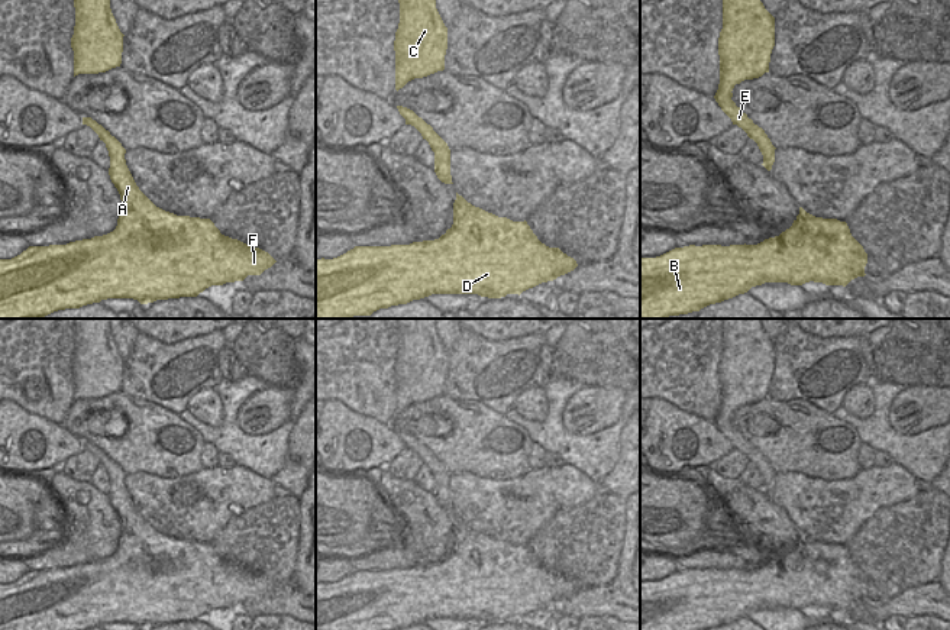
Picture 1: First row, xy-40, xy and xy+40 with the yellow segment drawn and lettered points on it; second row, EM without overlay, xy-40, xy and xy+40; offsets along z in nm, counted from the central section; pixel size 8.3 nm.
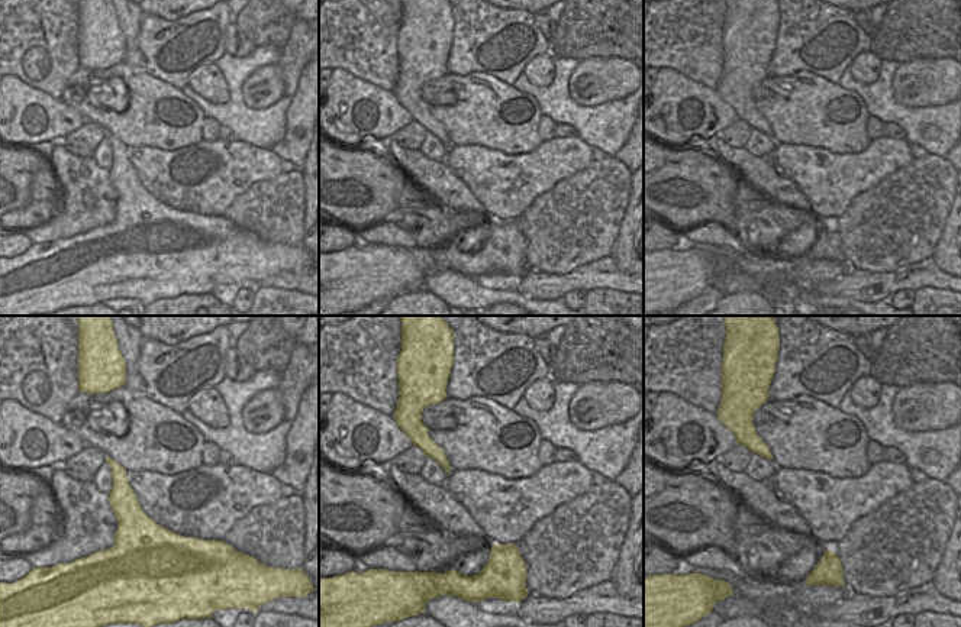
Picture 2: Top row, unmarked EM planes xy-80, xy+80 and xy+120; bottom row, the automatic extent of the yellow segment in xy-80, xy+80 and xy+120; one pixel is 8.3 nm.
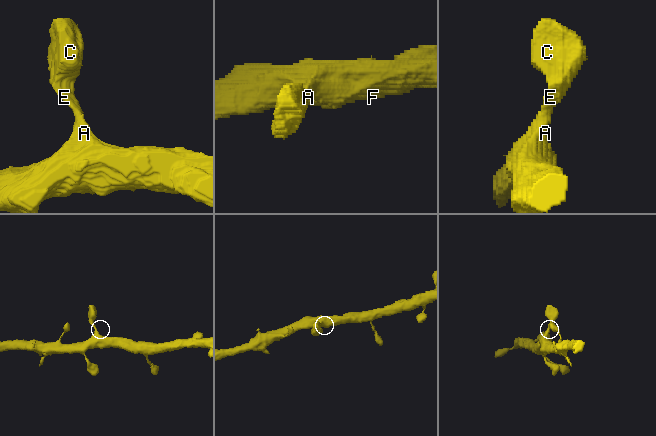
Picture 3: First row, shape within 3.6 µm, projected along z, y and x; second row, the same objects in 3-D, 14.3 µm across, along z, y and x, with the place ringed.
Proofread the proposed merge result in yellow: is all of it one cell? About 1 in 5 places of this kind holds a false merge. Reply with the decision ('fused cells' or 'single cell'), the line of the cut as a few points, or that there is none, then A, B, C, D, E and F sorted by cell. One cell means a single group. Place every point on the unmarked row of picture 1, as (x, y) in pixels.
single cell | no cut | A B C D E F

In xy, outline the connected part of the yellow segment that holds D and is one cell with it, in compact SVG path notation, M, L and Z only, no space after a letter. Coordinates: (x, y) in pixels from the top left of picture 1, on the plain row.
M456 517L453 549L439 563L391 571L355 571L333 584L316 584L316 630L398 630L432 618L478 618L501 623L521 618L542 607L573 595L576 585L559 572L549 572L533 558L527 546L498 542L468 527Z

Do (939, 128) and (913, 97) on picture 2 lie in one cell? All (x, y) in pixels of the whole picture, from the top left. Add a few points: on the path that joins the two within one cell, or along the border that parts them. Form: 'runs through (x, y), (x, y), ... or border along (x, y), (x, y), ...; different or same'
border along (892, 91), (909, 107), (945, 103); different

